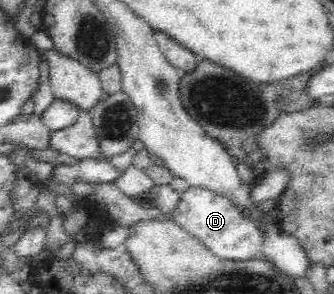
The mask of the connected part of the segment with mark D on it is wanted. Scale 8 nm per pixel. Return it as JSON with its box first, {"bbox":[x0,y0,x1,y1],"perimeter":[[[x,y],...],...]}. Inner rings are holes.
{"bbox":[170,186,263,262],"perimeter":[[[189,186],[178,194],[177,205],[174,211],[170,212],[171,220],[180,226],[180,229],[201,240],[212,254],[234,262],[246,262],[262,256],[263,238],[255,220],[240,214],[241,210],[229,198],[200,186]]]}

